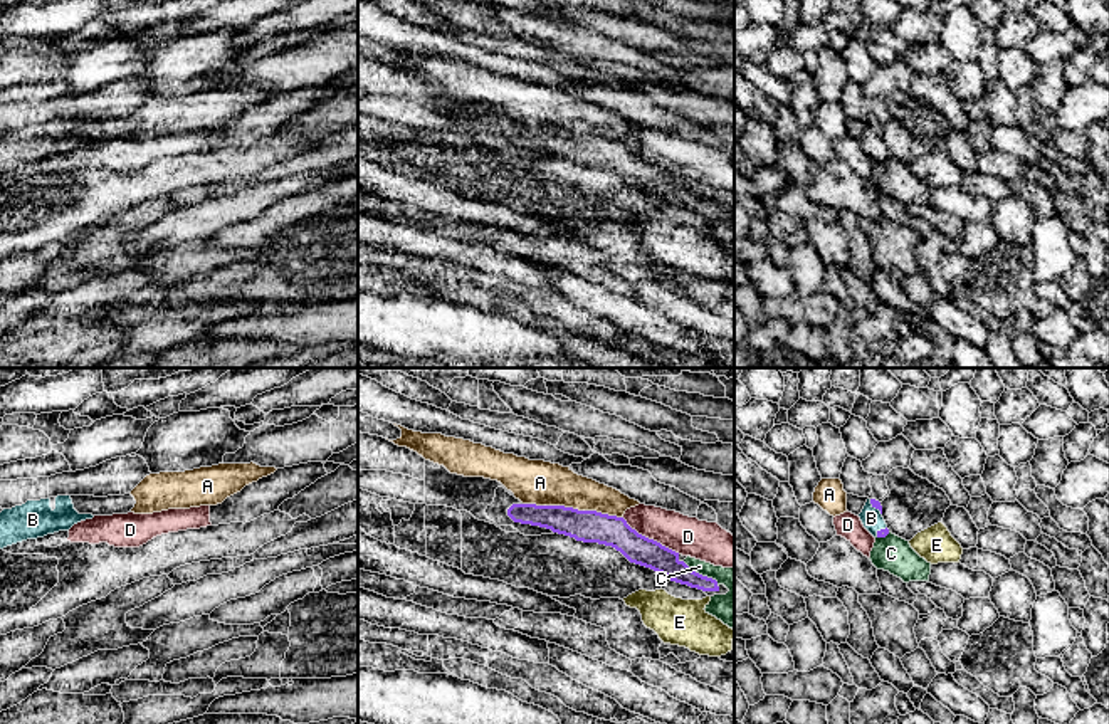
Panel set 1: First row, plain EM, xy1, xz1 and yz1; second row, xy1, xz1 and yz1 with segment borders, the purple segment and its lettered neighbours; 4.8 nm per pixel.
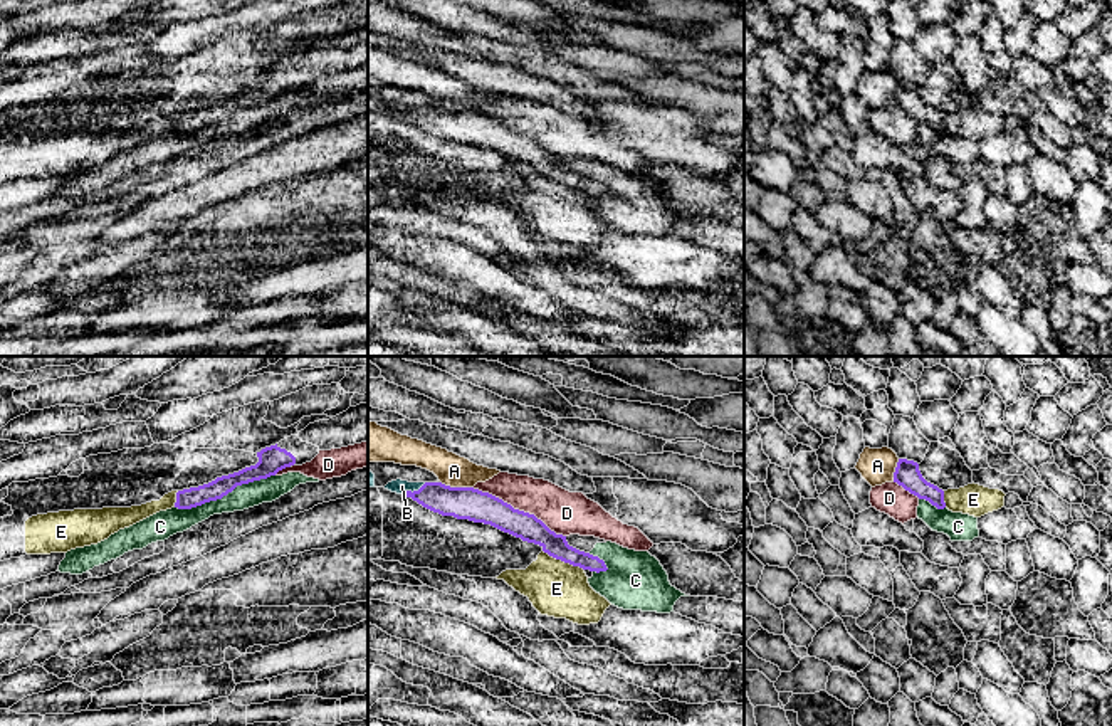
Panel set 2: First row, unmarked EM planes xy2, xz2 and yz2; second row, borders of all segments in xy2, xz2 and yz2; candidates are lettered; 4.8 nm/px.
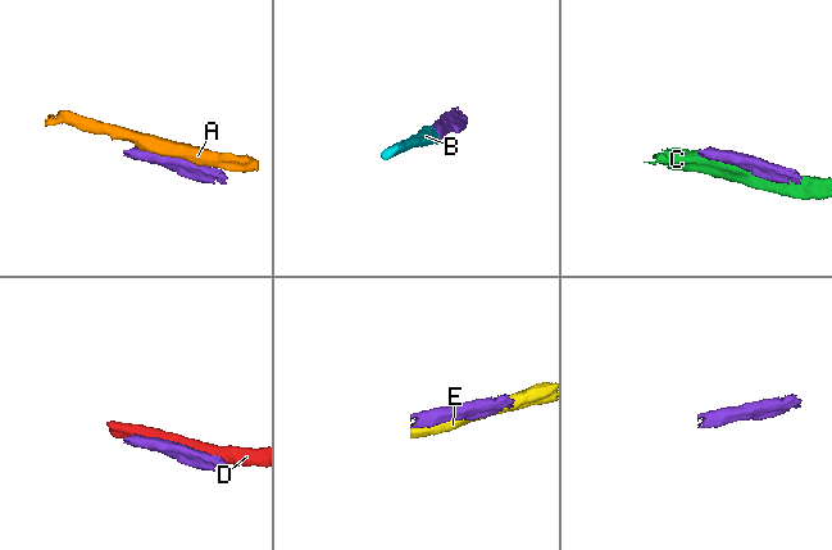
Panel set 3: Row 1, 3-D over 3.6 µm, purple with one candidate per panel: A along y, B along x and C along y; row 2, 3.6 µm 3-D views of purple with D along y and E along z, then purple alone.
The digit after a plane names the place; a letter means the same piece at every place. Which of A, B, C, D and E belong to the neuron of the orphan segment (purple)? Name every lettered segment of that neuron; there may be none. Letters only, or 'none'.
B

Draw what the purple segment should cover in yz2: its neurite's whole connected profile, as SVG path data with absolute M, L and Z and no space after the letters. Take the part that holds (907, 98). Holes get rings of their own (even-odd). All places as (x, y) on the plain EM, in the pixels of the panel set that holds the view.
M899 82L894 96L894 106L897 106L919 123L929 124L937 133L946 131L944 114L927 106L919 94L919 87L914 84Z

